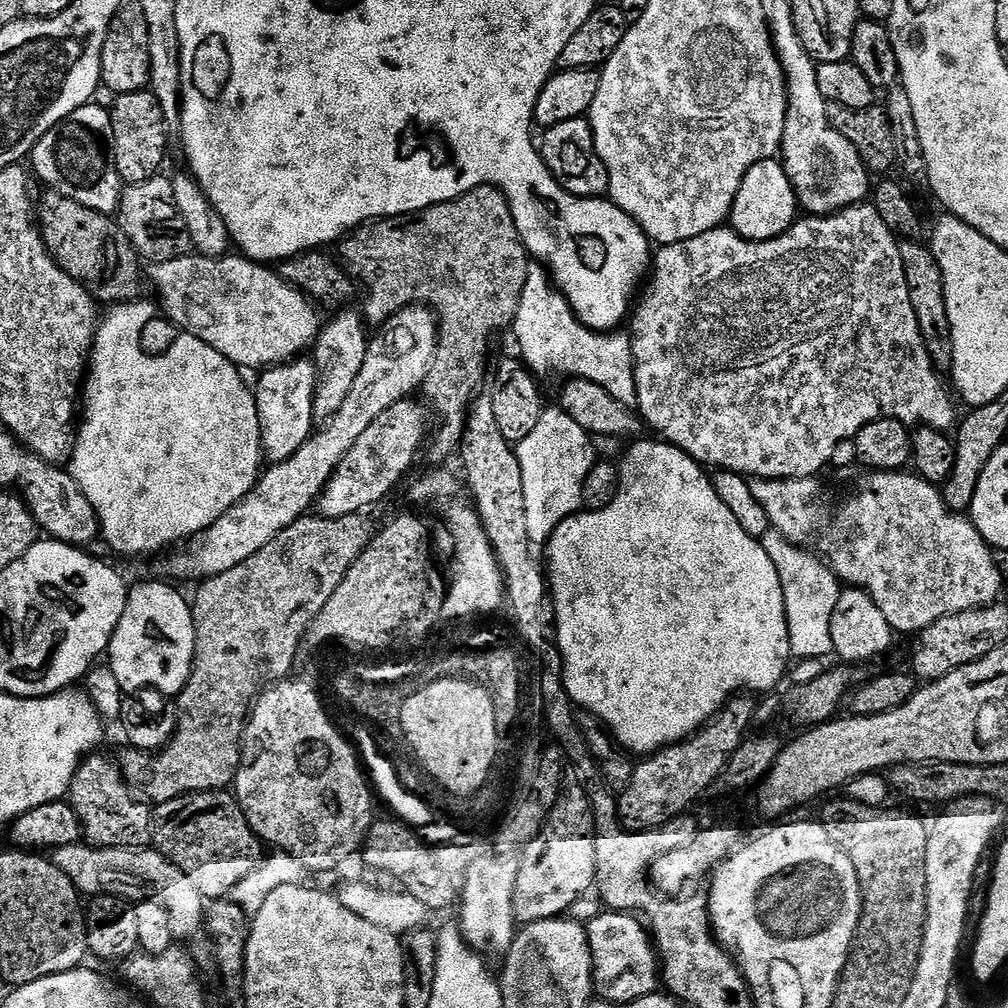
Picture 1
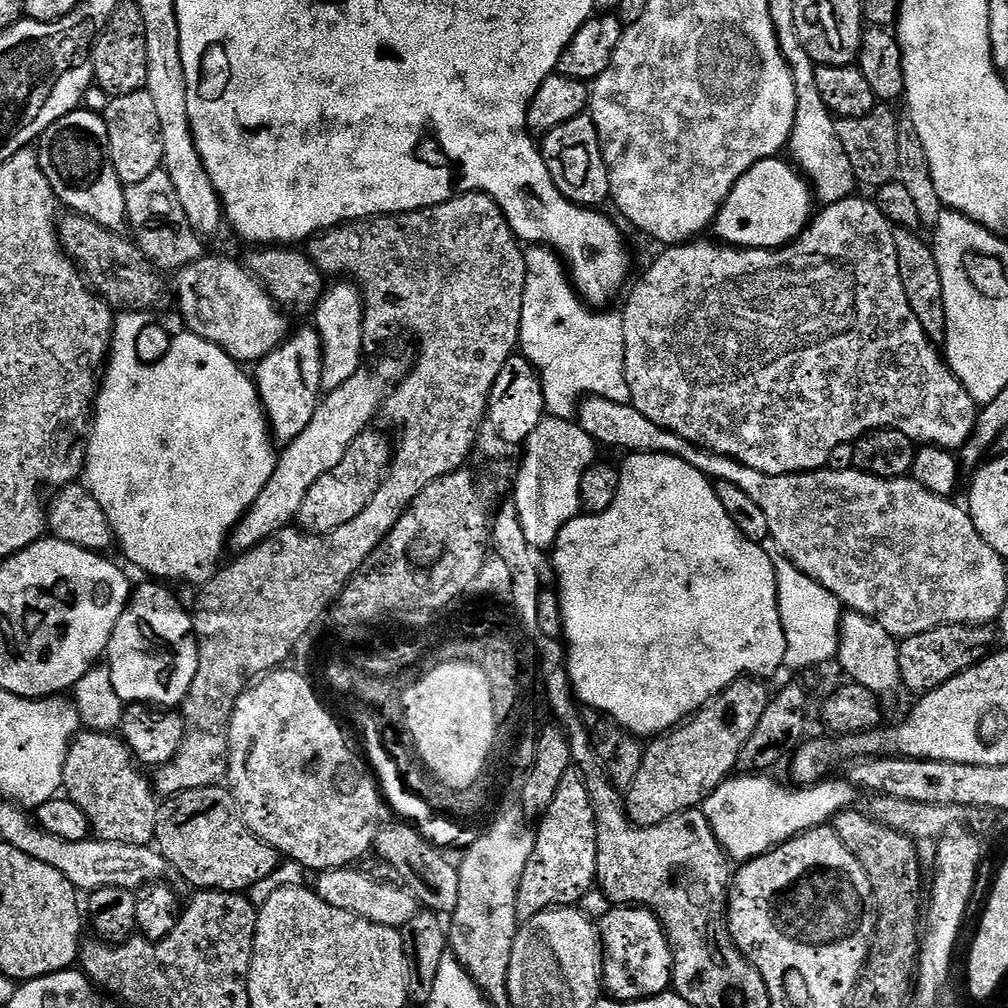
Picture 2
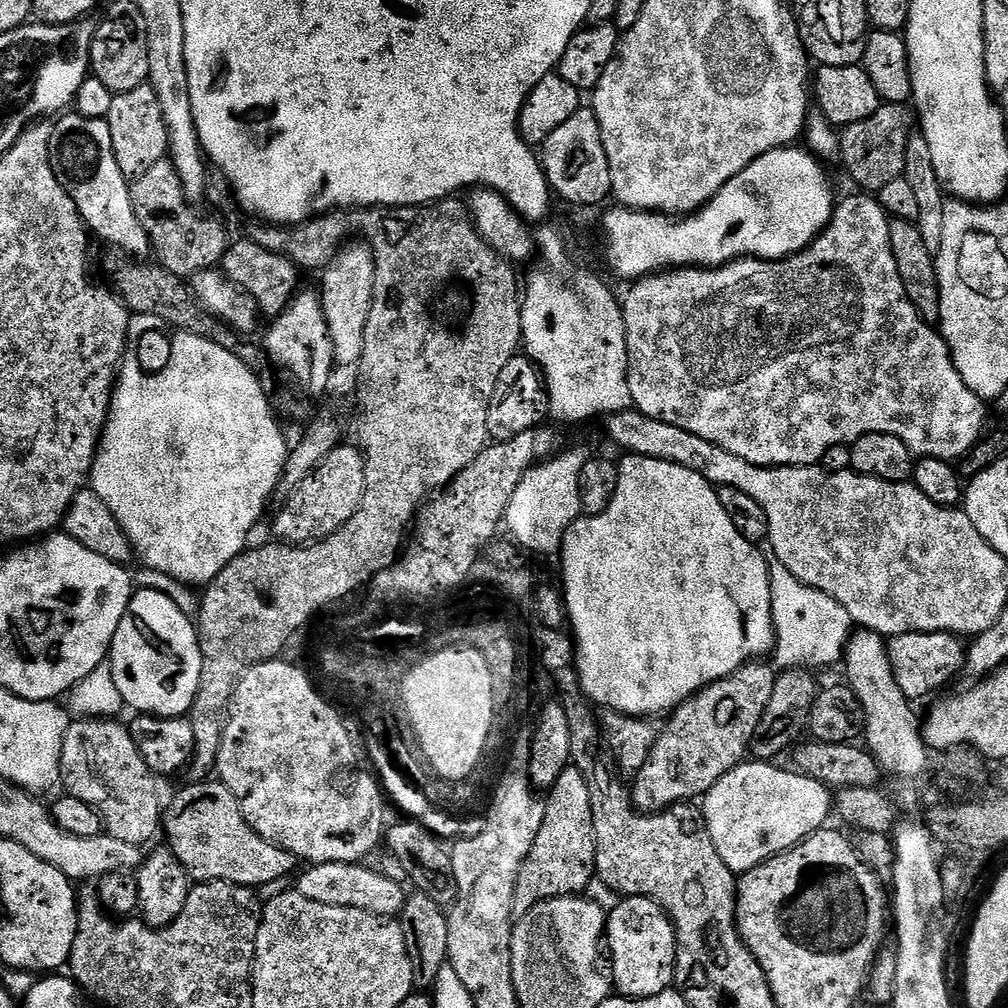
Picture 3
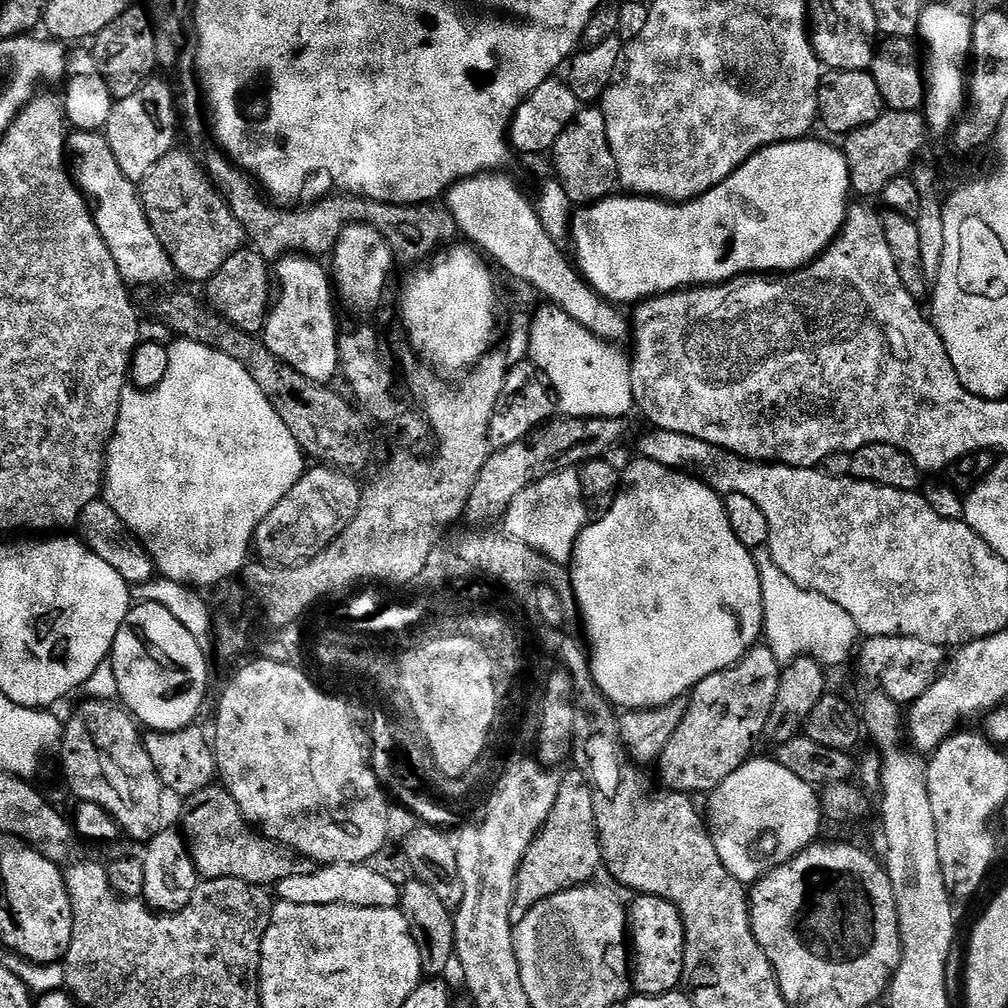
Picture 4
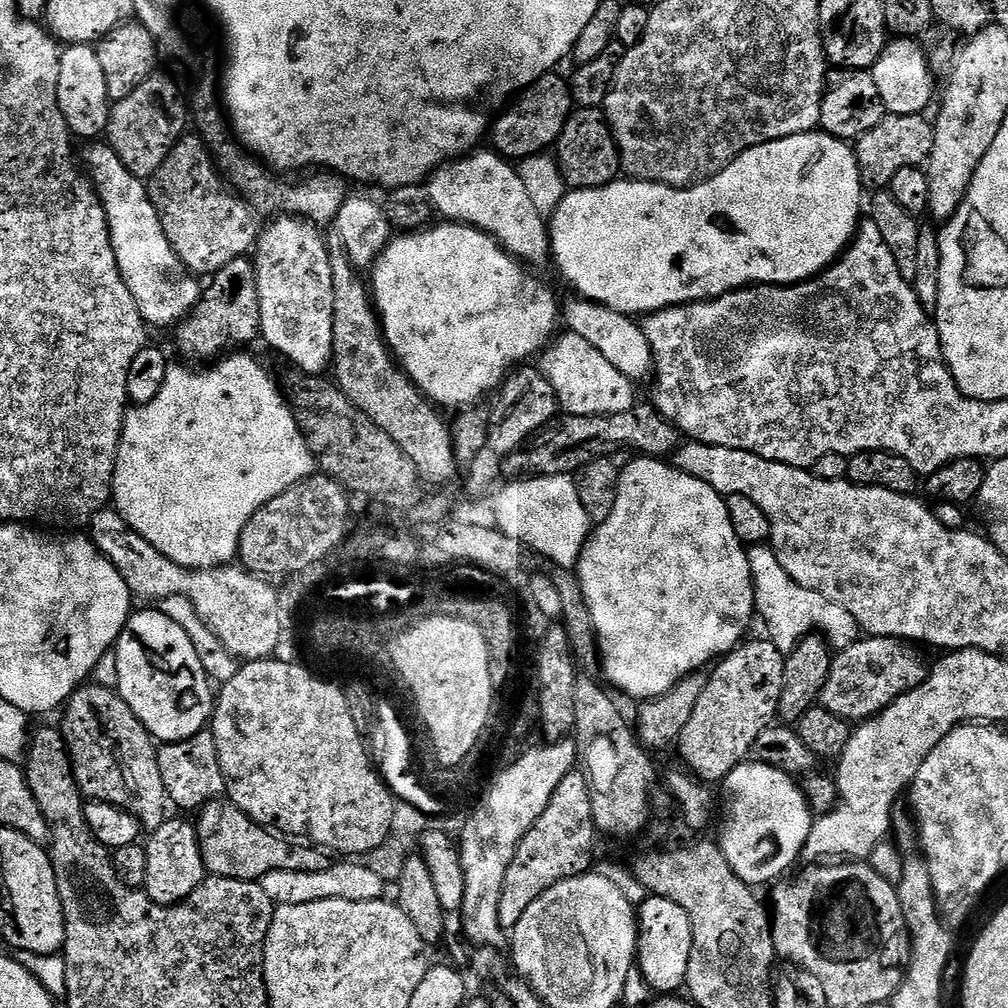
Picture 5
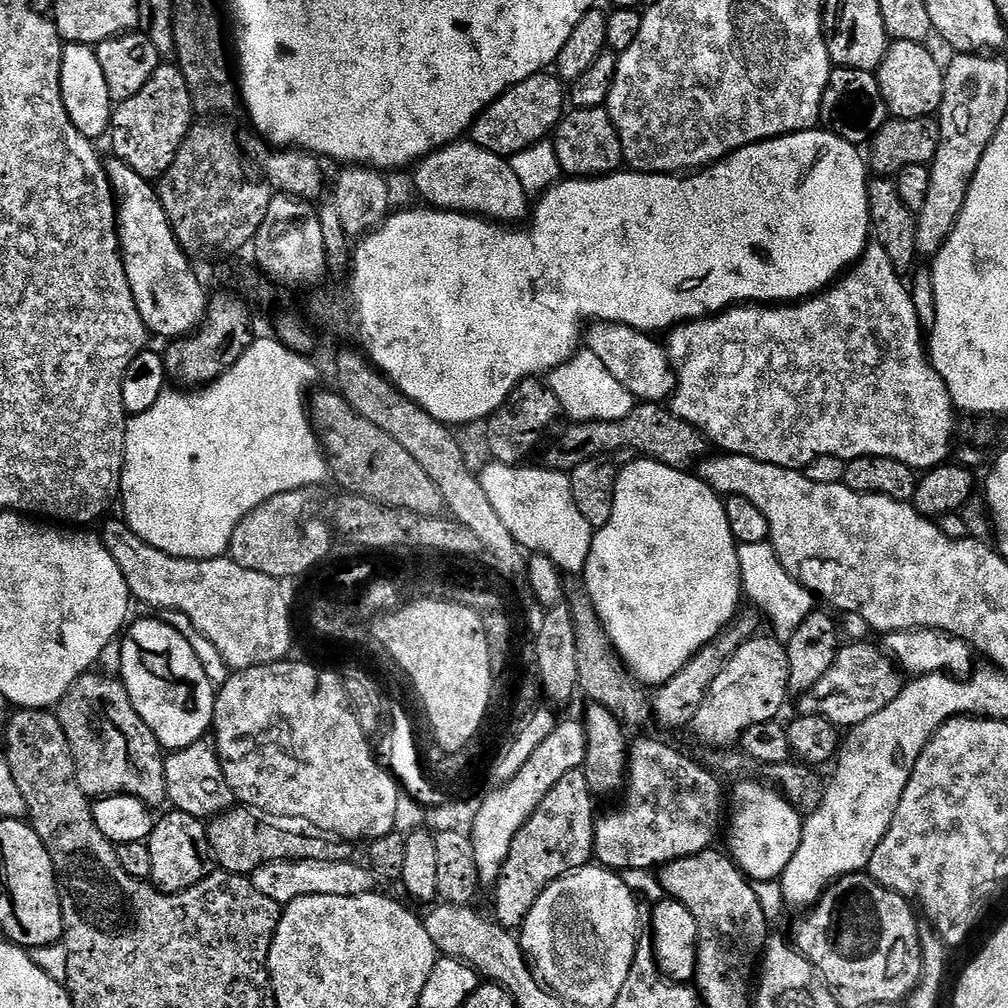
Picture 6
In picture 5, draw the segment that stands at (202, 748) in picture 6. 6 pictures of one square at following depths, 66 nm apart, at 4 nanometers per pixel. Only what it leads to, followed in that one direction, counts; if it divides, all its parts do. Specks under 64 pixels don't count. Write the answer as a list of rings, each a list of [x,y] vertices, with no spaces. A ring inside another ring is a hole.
[[[205,730],[173,744],[161,743],[156,758],[167,799],[171,803],[173,800],[178,807],[199,810],[211,800],[221,799],[225,795],[224,775],[212,731]]]

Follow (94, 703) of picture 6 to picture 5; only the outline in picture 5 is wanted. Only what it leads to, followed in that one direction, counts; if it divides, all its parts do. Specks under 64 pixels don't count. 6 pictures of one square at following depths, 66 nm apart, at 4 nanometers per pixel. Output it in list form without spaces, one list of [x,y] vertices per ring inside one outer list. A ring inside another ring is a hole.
[[[95,682],[85,683],[72,693],[63,712],[64,745],[72,759],[72,776],[81,793],[89,801],[100,800],[103,804],[113,804],[126,810],[140,823],[145,833],[158,830],[158,826],[162,826],[166,819],[166,793],[156,758],[158,748],[152,736],[144,729],[142,721],[134,714],[134,710],[130,710],[128,703],[121,698],[119,691],[116,688],[104,688]]]

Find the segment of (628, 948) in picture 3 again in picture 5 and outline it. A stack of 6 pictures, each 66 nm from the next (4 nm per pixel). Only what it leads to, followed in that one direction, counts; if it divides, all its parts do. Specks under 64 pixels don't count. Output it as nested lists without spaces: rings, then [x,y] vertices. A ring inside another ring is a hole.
[[[648,894],[638,907],[638,935],[636,958],[638,971],[644,976],[649,989],[656,994],[676,994],[688,983],[692,925],[688,923],[686,910],[678,902],[670,902],[665,896]]]

